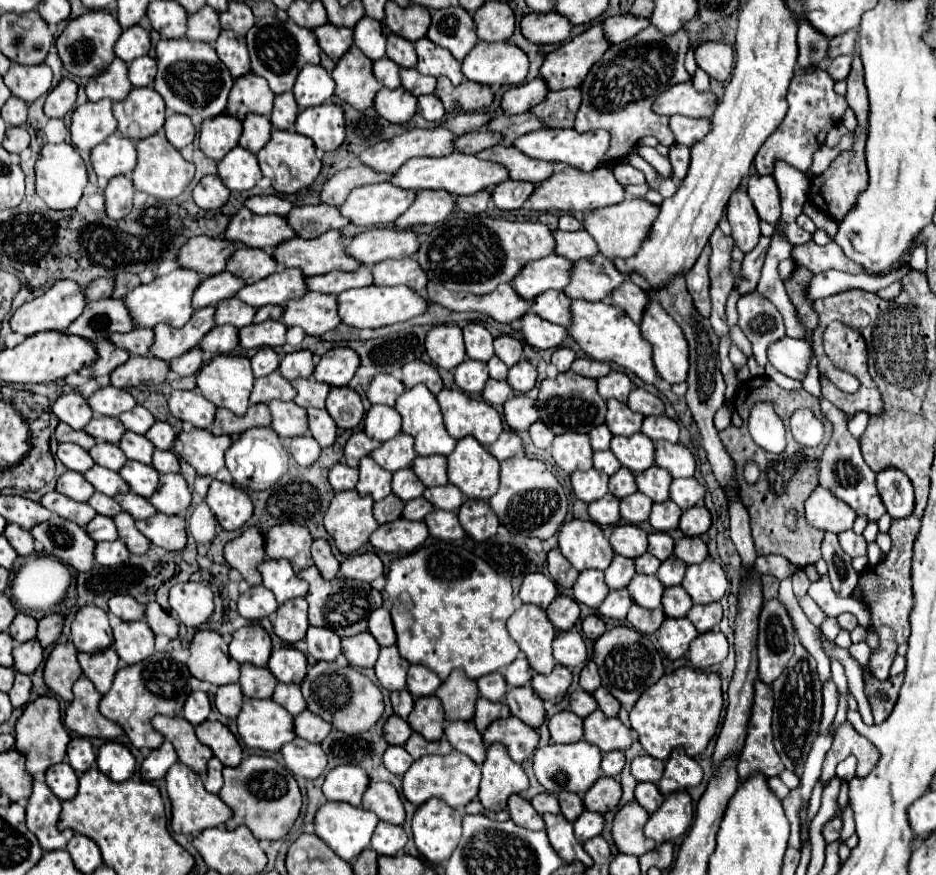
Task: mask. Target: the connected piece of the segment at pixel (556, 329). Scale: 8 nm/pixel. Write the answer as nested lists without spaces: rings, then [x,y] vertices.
[[[531,311],[521,317],[521,325],[523,325],[525,341],[531,347],[537,347],[537,349],[561,347],[561,345],[565,345],[567,339],[571,339],[571,335],[567,335],[567,329],[565,327],[547,323],[545,319],[539,319]]]

